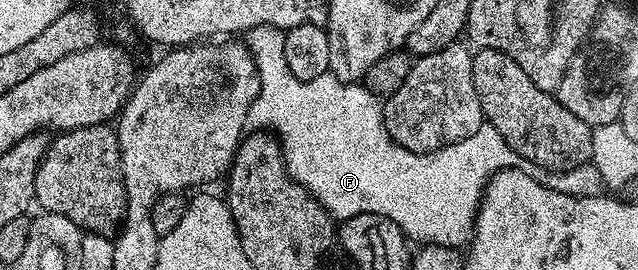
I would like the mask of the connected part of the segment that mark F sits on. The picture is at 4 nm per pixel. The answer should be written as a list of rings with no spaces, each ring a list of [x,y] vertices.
[[[265,24],[245,33],[246,49],[254,55],[260,86],[246,119],[254,130],[270,130],[282,146],[286,172],[302,184],[323,204],[335,221],[356,214],[380,214],[398,221],[402,233],[419,245],[439,244],[461,249],[469,245],[474,234],[474,220],[486,183],[502,168],[511,167],[516,157],[492,125],[483,122],[480,130],[464,142],[444,146],[428,154],[404,150],[392,139],[382,119],[383,101],[372,95],[361,83],[338,80],[332,74],[298,80],[291,74],[282,53],[279,29]]]

